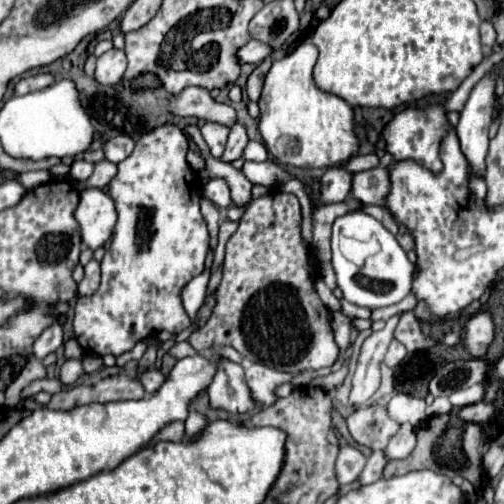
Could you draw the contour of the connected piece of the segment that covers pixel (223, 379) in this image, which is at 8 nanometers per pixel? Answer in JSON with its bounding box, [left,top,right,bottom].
[207,358,259,414]

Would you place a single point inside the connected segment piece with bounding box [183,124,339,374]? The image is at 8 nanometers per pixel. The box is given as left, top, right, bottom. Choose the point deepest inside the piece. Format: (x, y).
(290, 330)

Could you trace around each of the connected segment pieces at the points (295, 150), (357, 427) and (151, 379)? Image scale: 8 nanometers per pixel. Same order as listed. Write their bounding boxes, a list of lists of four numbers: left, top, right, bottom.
[[259,42,357,168],[345,406,399,450],[139,368,165,396]]

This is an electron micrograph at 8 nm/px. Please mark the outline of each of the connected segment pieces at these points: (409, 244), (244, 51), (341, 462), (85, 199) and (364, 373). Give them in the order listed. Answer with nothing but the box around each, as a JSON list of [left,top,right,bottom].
[[397,224,415,250],[235,40,269,64],[337,446,367,484],[75,188,117,248],[349,314,401,406]]

